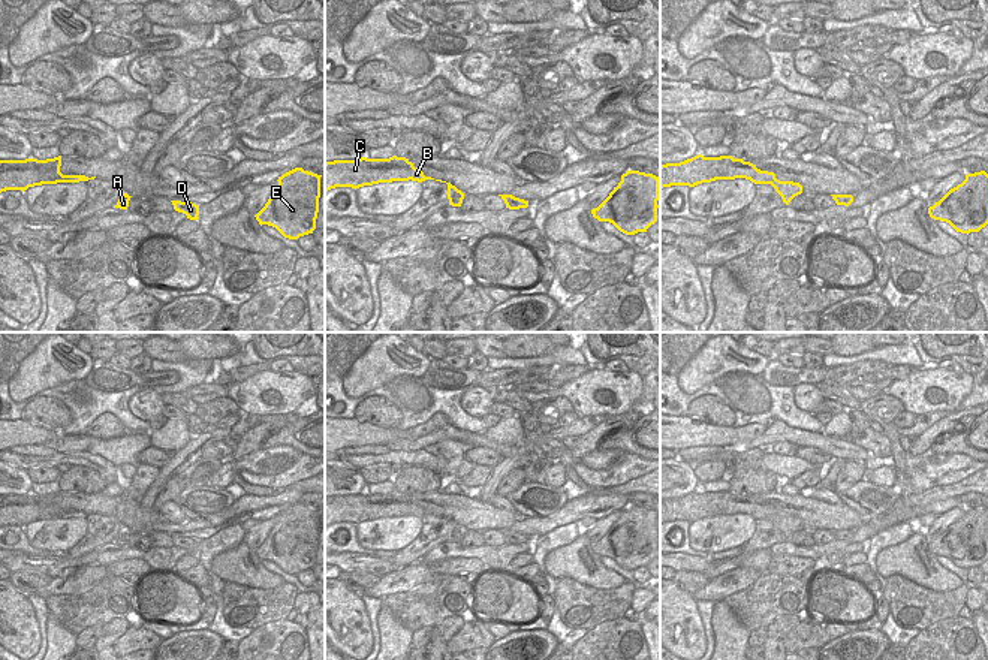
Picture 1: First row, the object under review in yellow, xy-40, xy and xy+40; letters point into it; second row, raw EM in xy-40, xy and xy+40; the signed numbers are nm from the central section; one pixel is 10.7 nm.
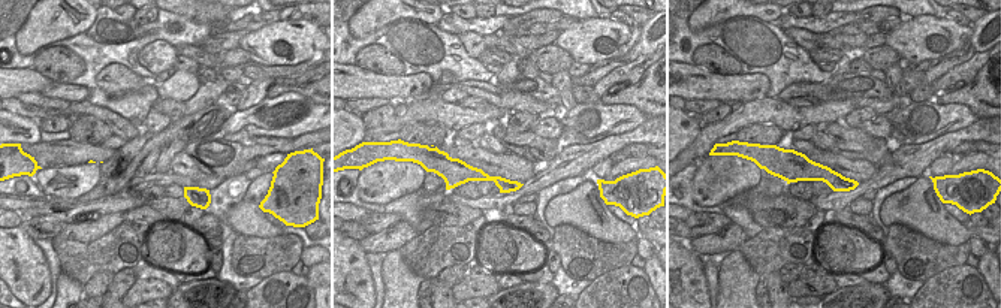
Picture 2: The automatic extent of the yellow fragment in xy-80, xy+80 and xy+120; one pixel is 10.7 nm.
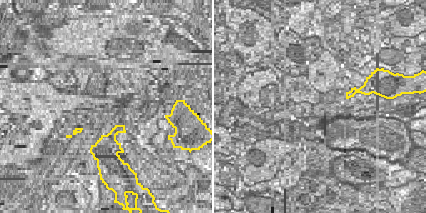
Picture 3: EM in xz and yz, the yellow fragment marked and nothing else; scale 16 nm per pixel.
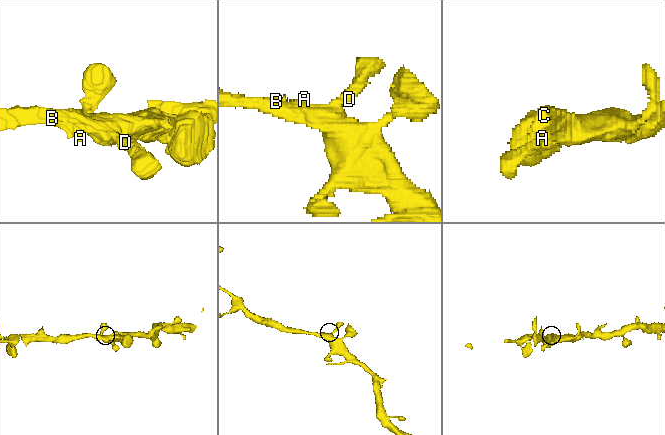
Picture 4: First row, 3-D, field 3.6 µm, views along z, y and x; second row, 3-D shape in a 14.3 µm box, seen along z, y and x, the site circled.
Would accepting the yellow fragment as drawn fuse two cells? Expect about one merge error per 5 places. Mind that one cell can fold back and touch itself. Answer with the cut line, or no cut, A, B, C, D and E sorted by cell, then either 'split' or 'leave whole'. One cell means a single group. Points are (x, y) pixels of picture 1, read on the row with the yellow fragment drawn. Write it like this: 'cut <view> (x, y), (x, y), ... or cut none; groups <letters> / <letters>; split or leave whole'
cut none; groups A B C D E; leave whole

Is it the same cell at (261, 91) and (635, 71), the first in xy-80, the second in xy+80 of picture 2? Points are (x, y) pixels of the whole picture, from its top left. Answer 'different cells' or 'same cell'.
same cell

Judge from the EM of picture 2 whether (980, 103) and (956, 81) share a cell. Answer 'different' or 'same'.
different

